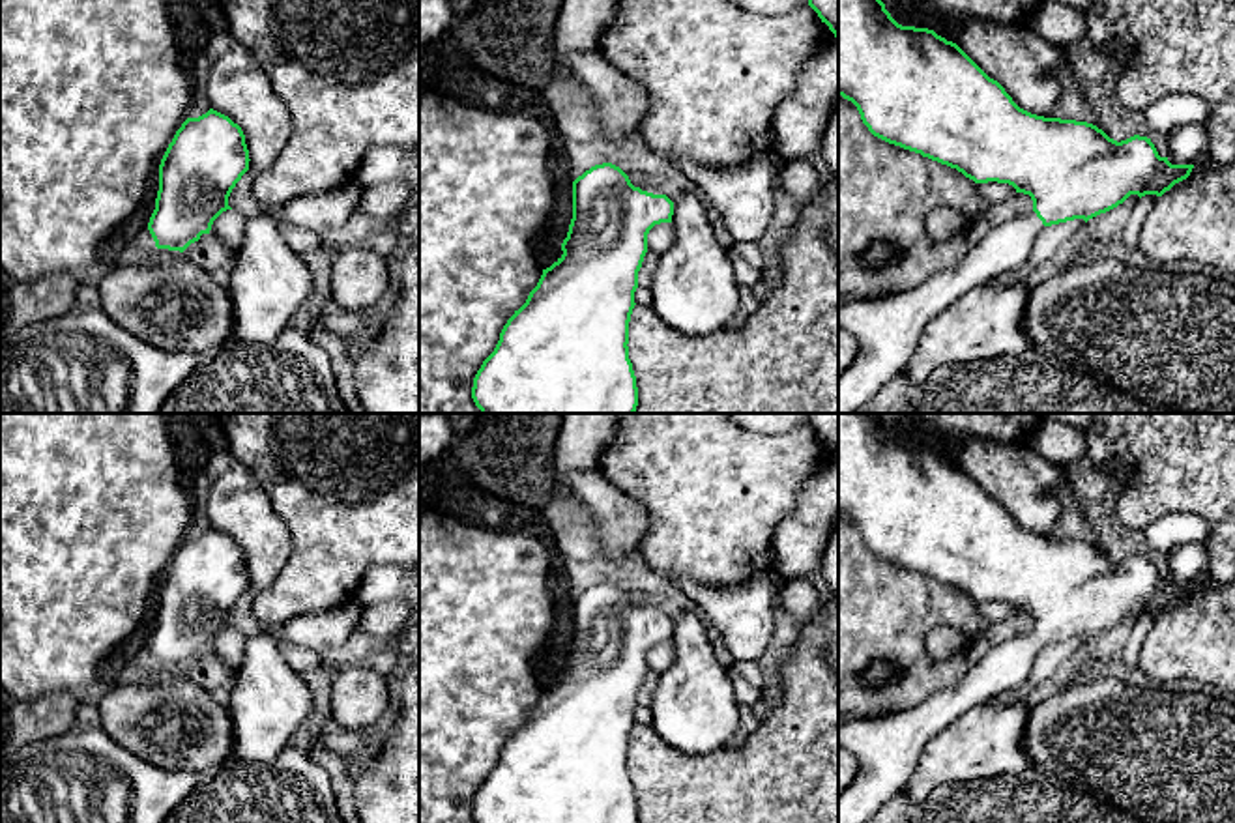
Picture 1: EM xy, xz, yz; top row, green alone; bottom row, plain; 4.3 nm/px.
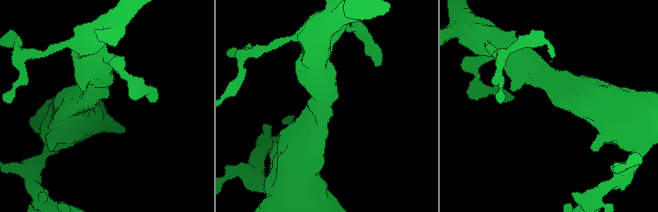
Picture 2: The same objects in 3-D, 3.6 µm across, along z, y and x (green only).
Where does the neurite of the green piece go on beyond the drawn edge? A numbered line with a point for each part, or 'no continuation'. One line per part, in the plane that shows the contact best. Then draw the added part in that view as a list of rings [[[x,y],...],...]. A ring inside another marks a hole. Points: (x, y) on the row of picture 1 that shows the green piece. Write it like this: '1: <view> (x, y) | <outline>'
1: xy (229, 227) | [[[226,209],[213,221],[210,234],[219,238],[225,247],[238,253],[243,243],[247,221],[249,219],[241,211]]]

